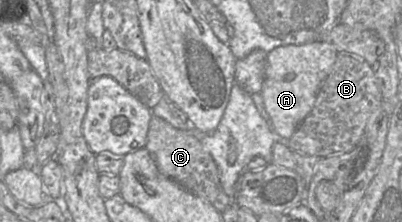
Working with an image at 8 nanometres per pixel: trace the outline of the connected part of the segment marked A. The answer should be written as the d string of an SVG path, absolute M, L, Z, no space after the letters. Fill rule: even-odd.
M321 40L302 45L279 46L267 54L265 77L260 93L271 125L281 137L289 140L299 124L311 112L337 54L334 47Z

